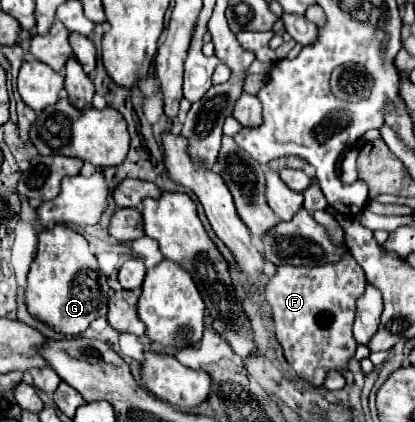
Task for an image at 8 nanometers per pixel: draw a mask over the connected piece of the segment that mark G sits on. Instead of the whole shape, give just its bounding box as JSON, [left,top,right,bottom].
[28,225,108,335]

